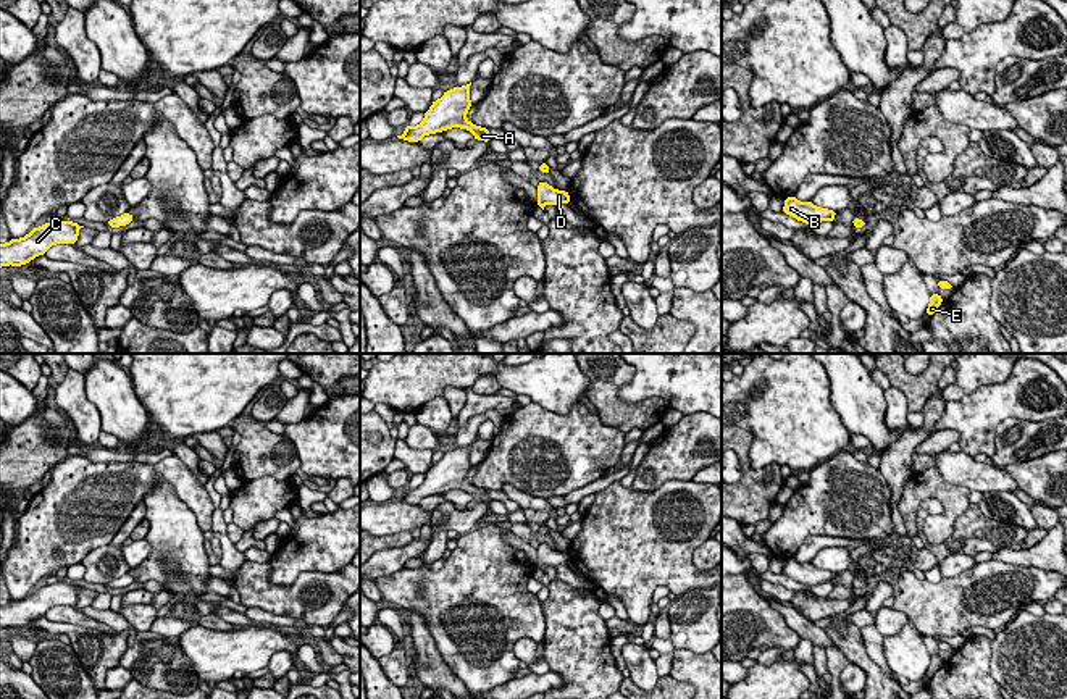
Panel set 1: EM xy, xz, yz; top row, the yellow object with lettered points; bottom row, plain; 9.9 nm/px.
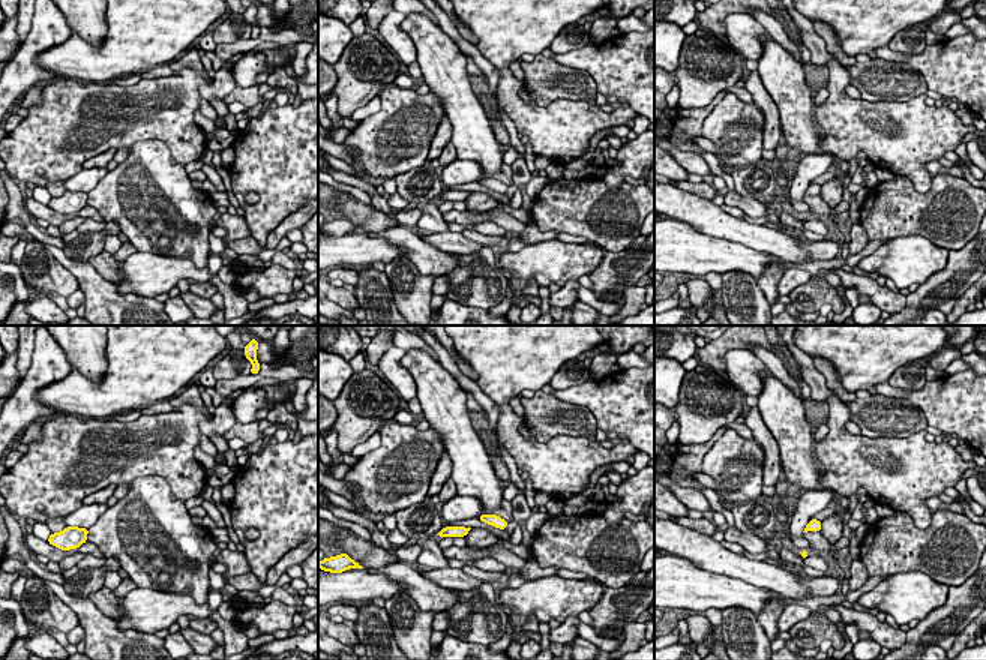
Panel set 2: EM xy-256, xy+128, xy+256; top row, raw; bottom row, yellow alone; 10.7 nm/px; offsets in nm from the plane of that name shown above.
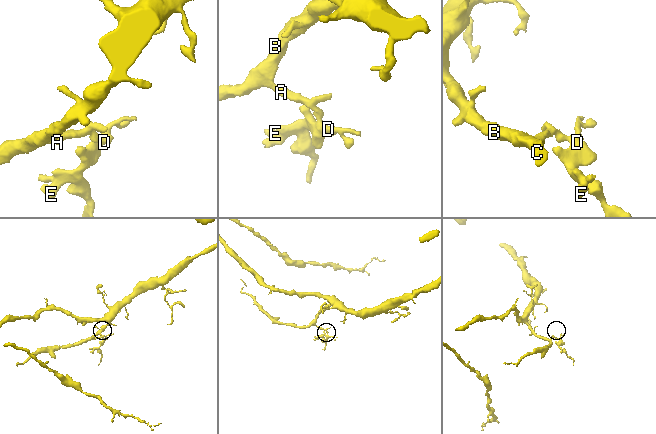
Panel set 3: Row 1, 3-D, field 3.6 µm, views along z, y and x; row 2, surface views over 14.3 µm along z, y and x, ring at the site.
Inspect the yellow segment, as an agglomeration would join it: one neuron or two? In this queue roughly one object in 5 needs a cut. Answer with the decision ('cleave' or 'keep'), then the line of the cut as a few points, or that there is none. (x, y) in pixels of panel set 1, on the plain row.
keep | no cut

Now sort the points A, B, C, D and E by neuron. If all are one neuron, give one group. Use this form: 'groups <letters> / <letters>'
groups A B C D E

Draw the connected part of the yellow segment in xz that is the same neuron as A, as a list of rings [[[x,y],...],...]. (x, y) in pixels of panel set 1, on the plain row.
[[[470,446],[446,452],[439,462],[434,462],[429,471],[425,475],[425,481],[410,489],[405,488],[405,494],[397,497],[408,504],[420,504],[421,499],[447,492],[450,489],[462,489],[470,492],[476,502],[489,504],[492,499],[487,489],[479,489],[467,481],[467,473],[473,467],[470,463]]]

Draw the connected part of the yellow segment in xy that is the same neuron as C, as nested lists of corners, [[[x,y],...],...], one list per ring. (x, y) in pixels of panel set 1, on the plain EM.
[[[55,583],[34,589],[27,597],[21,601],[11,601],[6,605],[0,605],[0,630],[2,628],[21,628],[32,620],[44,617],[48,609],[55,605],[76,605],[79,591],[84,589],[74,583]]]

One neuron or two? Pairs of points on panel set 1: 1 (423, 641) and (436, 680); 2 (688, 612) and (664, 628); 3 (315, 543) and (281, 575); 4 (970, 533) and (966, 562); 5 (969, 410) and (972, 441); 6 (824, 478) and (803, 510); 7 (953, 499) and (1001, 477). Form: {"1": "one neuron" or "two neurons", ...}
{"1": "one neuron", "2": "two neurons", "3": "one neuron", "4": "two neurons", "5": "one neuron", "6": "one neuron", "7": "two neurons"}

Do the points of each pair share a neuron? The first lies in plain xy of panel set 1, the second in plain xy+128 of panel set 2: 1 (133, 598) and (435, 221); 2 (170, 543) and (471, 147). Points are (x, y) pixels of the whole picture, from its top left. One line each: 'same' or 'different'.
1: different
2: same

